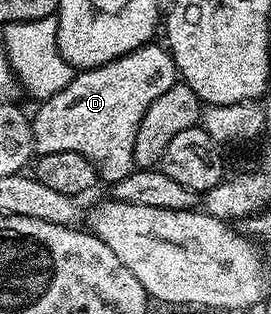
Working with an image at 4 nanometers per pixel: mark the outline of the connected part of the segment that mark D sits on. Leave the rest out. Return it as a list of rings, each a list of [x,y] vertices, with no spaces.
[[[156,42],[111,61],[107,65],[81,69],[59,93],[44,100],[32,116],[33,145],[40,154],[74,151],[95,165],[98,176],[112,185],[135,169],[139,121],[155,97],[167,93],[179,81],[173,56]]]

